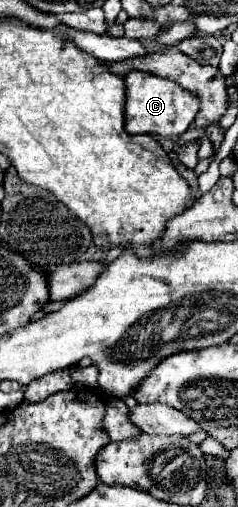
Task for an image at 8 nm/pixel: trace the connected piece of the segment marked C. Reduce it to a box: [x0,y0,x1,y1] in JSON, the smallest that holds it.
[125,71,199,135]

